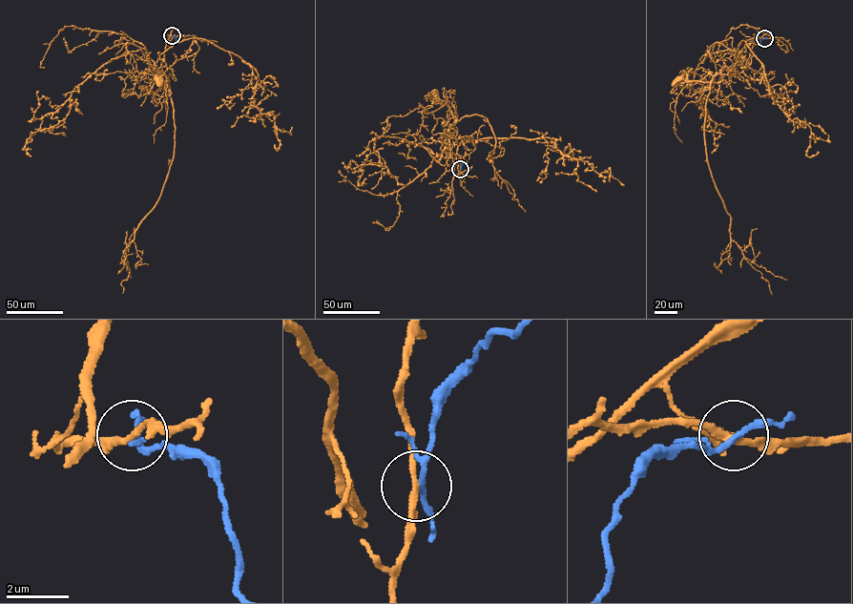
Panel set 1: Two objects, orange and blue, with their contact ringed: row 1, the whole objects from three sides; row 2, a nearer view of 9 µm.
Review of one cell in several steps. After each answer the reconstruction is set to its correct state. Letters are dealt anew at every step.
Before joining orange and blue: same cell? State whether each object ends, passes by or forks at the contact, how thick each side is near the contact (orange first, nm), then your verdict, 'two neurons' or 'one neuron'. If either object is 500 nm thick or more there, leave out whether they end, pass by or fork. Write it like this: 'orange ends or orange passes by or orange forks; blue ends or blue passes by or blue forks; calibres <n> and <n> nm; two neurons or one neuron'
orange passes by; blue forks; calibres 190 and 130 nm; two neurons

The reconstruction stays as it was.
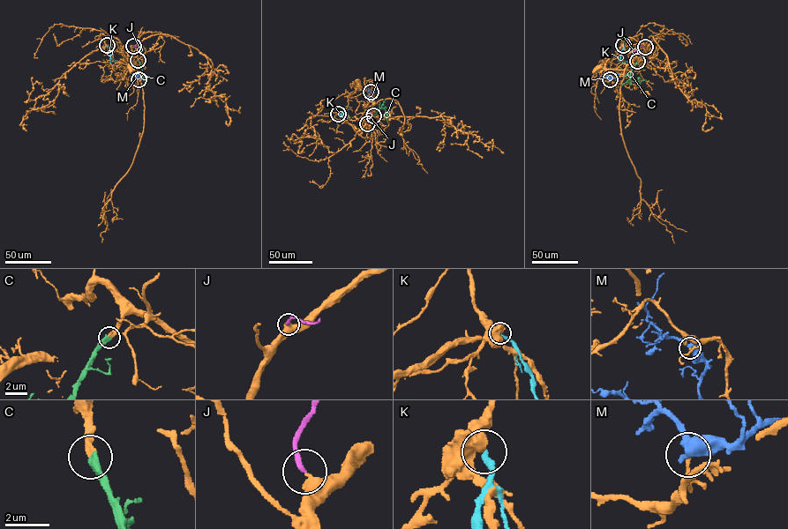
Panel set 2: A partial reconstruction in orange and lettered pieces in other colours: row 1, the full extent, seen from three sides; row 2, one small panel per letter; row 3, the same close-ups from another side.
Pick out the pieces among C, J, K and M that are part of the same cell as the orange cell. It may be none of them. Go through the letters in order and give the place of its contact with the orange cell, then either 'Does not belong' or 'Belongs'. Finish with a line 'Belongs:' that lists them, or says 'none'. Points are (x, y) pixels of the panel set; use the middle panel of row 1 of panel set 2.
C: Touches orange at (373, 115). Belongs
J: Touches orange at (367, 123). Belongs
K: Touches orange at (338, 114). Does not belong
M: Touches orange at (371, 92). Does not belong
Belongs: C, J

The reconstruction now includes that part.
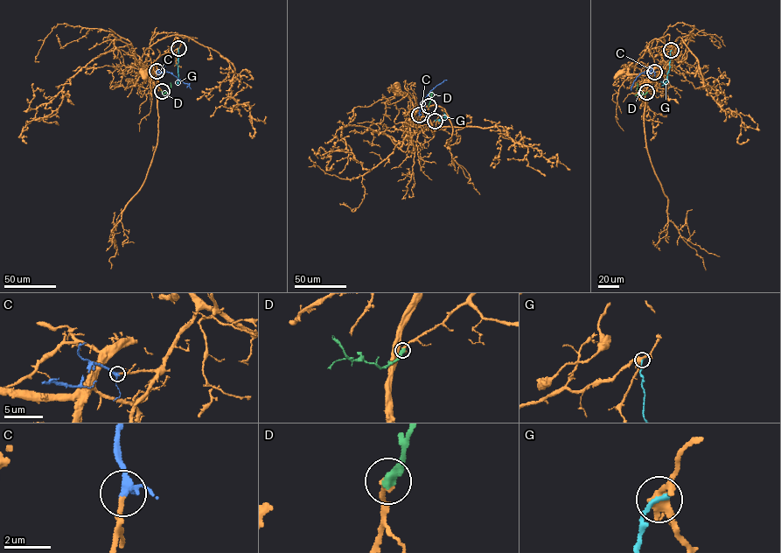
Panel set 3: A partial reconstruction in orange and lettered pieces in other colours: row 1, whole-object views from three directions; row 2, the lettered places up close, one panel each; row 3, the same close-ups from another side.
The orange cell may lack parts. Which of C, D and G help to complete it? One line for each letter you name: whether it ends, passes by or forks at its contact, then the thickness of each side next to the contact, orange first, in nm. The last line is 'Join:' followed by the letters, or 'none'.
C: it passes by | 150/190 nm
D: it ends | 240/440 nm
Join: C, D

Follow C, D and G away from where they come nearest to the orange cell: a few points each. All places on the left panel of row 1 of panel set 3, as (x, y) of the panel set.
C: (156, 71), (169, 72), (188, 83), (191, 89)
D: (162, 91), (168, 93), (170, 82)
G: (178, 48), (178, 83)

